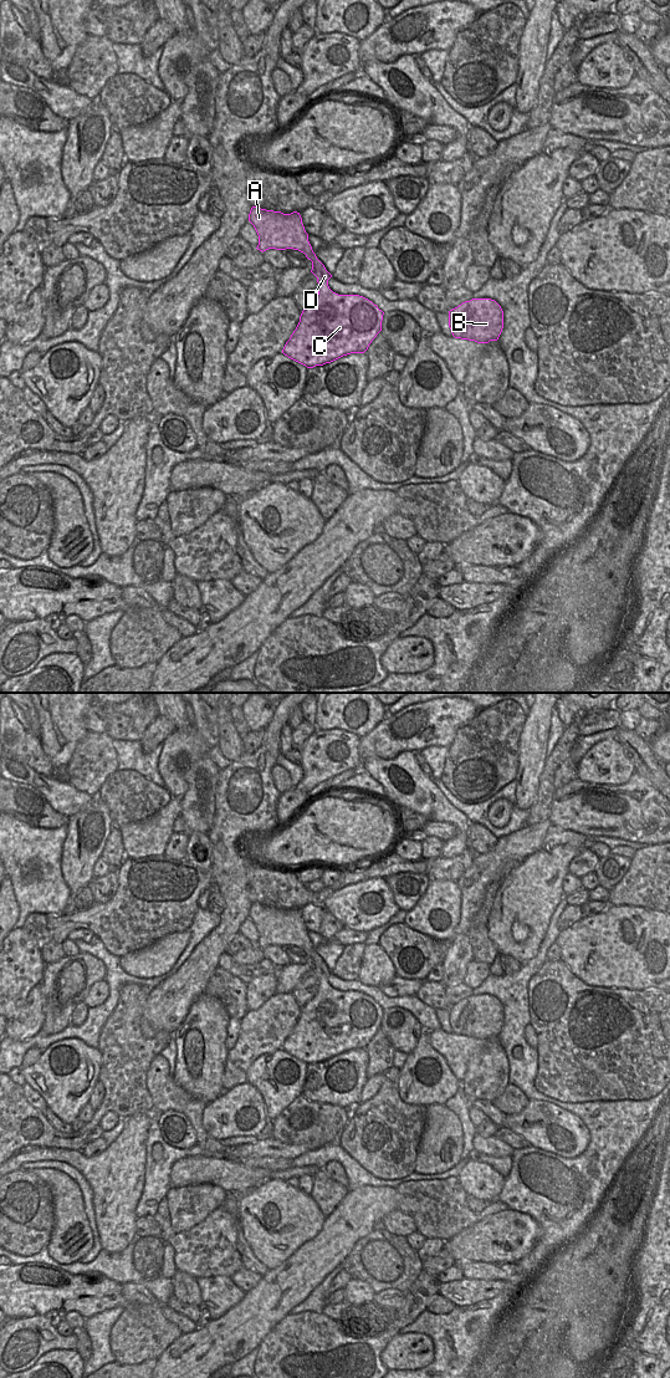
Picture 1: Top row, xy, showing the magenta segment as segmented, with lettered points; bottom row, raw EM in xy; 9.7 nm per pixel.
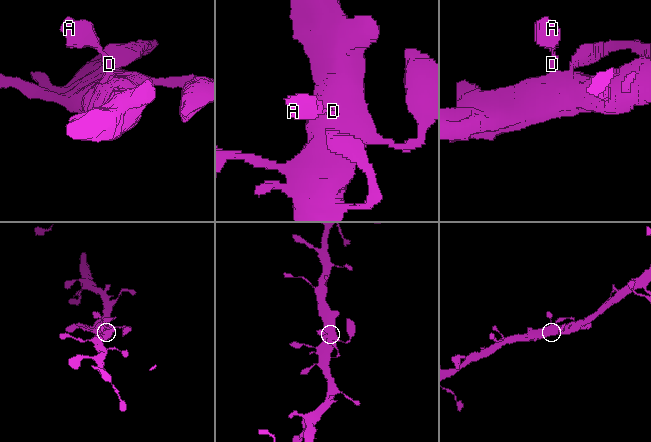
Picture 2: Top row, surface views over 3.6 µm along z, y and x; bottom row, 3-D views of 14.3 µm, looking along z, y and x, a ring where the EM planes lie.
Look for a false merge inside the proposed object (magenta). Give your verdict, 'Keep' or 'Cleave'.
Keep

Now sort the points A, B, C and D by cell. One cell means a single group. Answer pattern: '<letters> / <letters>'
A B C D

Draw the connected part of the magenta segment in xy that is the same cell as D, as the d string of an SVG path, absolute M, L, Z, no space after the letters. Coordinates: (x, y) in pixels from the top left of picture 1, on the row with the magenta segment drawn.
M252 206L249 221L259 235L257 250L293 249L312 261L318 295L302 311L282 353L313 368L351 353L364 353L382 331L384 312L359 295L338 295L328 286L332 275L317 259L300 213L283 214Z

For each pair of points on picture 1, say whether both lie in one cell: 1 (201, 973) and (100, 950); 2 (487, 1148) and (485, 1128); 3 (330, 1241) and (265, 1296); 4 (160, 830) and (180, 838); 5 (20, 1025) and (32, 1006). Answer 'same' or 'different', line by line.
1: different
2: different
3: same
4: different
5: same

